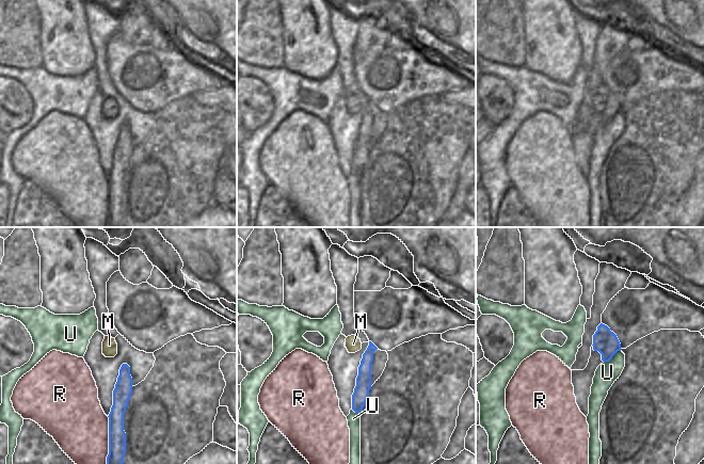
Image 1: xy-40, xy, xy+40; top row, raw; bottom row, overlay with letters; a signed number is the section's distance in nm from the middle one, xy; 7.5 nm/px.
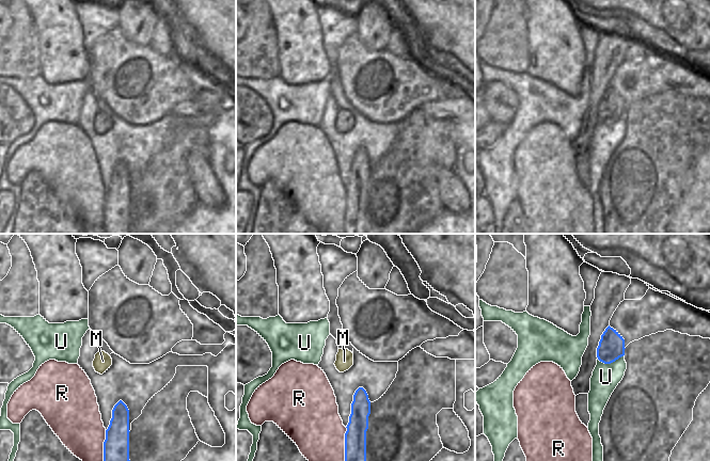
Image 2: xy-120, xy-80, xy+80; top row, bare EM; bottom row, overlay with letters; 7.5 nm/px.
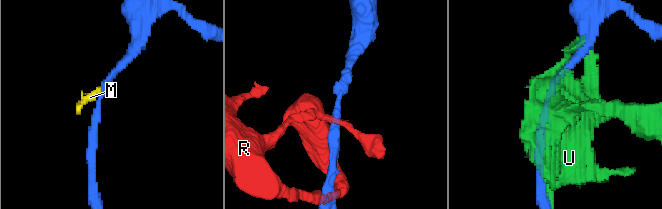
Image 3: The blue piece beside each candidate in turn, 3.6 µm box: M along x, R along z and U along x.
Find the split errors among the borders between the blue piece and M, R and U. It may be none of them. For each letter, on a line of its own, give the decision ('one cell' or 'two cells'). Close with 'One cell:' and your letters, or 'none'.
M: two cells
R: two cells
U: two cells
One cell: none

